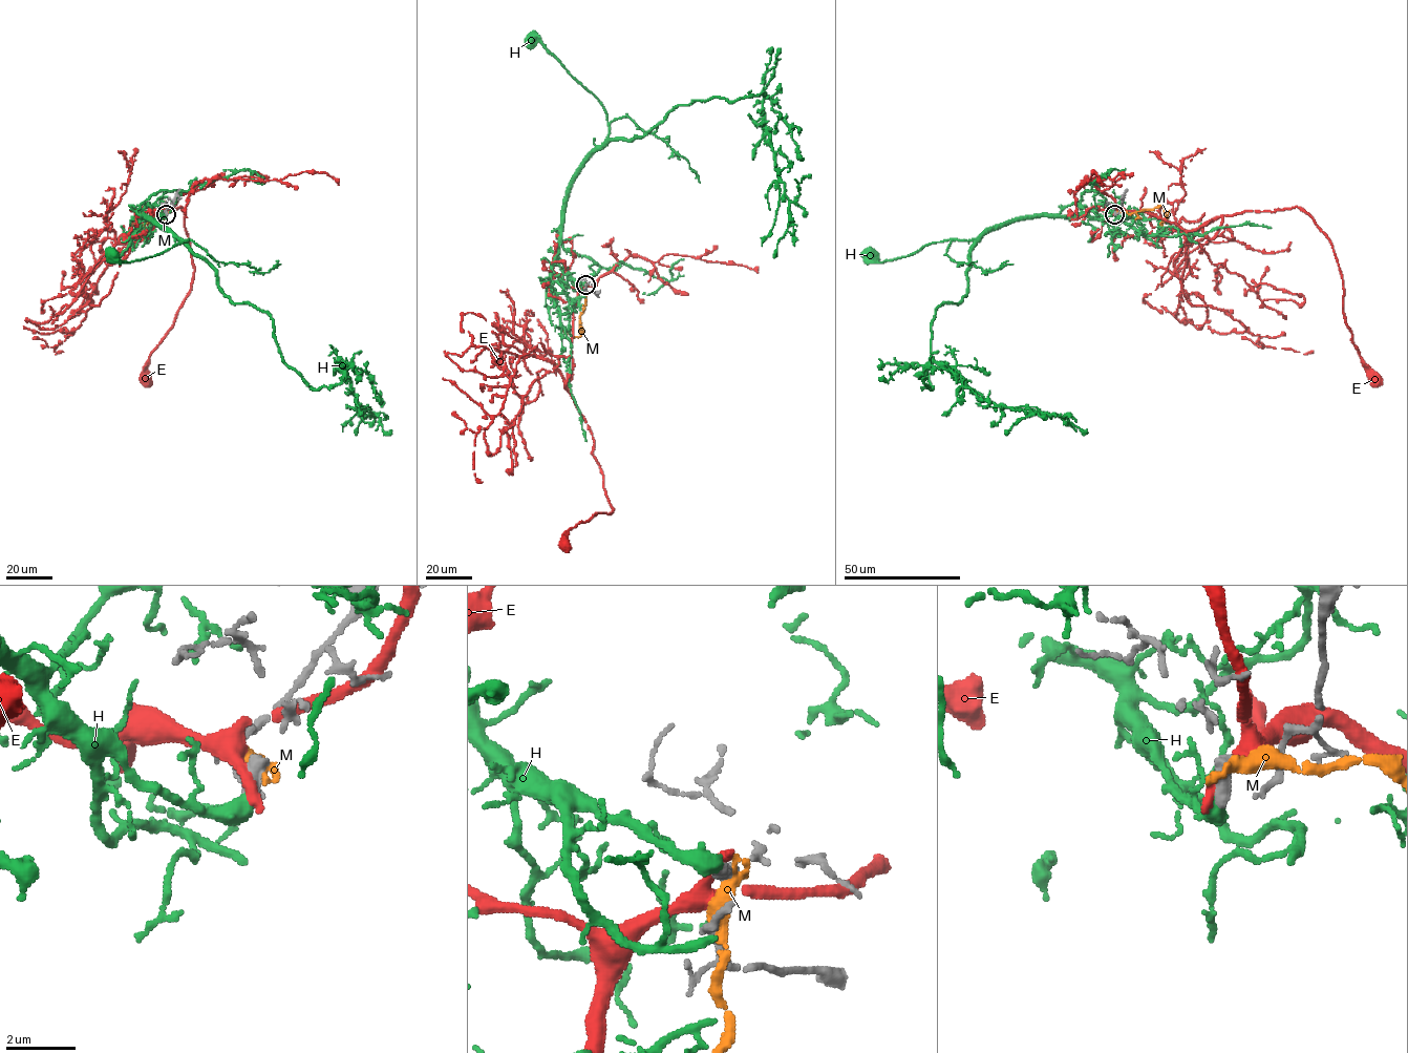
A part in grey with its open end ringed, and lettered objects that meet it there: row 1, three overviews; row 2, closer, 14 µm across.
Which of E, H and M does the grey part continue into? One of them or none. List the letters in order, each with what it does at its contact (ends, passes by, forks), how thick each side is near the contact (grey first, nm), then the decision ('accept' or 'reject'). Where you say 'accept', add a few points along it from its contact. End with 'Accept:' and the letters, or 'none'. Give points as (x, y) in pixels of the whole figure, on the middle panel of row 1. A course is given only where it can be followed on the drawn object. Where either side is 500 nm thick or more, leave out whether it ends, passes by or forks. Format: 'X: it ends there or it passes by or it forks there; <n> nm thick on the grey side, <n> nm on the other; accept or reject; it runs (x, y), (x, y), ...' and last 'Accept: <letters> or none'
E: 550 nm thick on the grey side, 400 nm on the other; reject
H: 500 nm thick on the grey side, 480 nm on the other; accept; it runs (585, 285), (570, 275), (558, 256), (562, 203), (573, 174), (604, 141), (606, 114), (600, 102), (532, 38)
M: it ends there; 480 nm thick on the grey side, 480 nm on the other; reject
Accept: H

